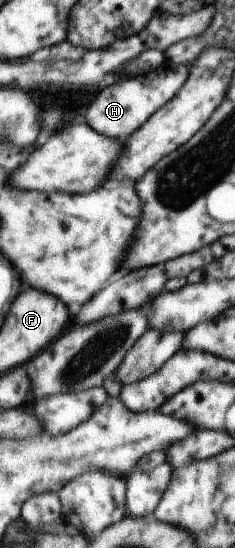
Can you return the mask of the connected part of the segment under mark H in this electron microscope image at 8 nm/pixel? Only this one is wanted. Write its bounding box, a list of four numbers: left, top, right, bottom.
[85,61,188,141]

